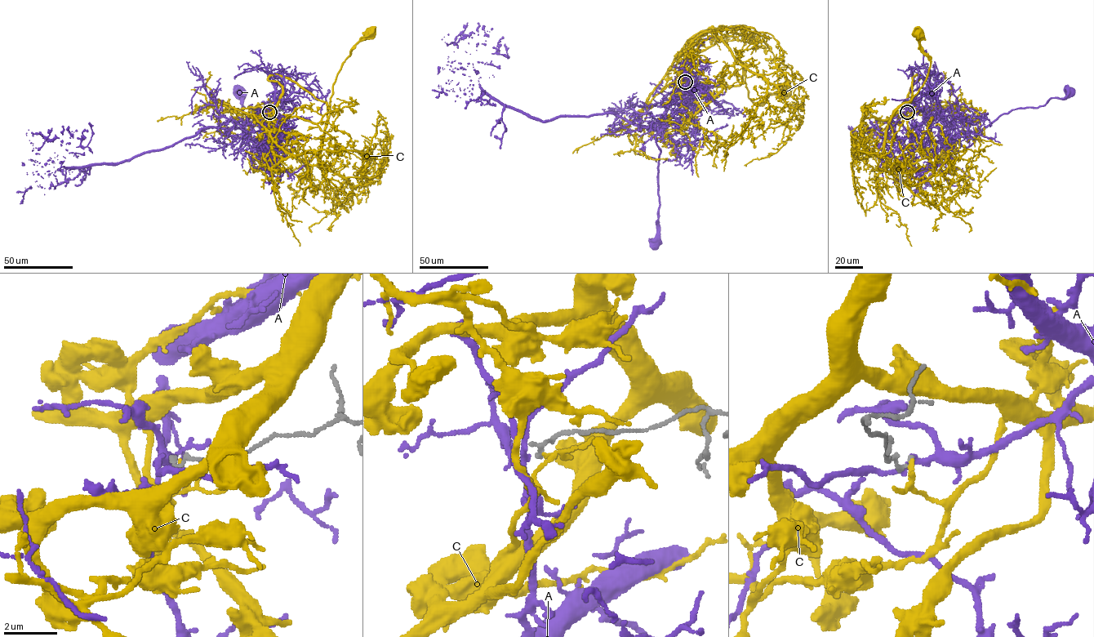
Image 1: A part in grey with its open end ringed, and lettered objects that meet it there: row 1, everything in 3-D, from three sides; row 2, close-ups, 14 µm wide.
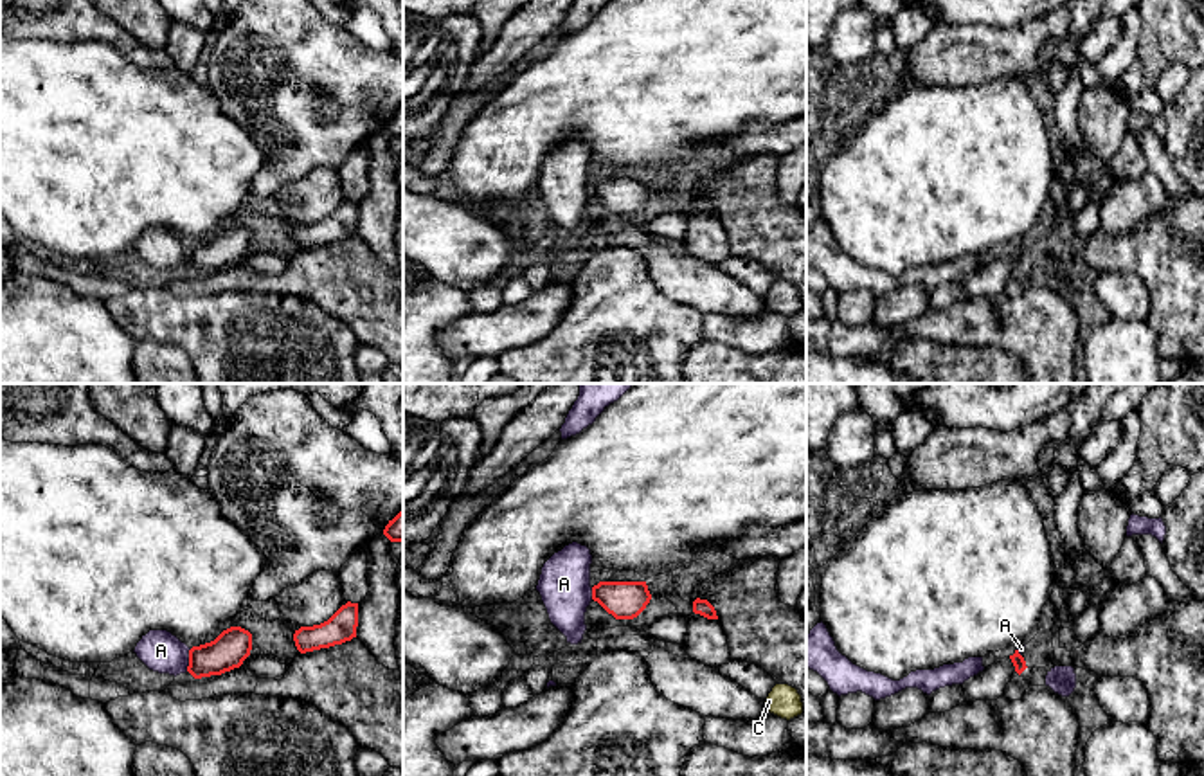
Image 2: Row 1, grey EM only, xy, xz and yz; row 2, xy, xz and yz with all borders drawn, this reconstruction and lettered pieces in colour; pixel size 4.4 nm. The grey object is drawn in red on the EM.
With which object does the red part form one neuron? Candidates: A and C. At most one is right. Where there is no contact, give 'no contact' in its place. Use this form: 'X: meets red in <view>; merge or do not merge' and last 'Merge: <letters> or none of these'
A: meets red in xy; do not merge
C: no contact; do not merge
Merge: none of these

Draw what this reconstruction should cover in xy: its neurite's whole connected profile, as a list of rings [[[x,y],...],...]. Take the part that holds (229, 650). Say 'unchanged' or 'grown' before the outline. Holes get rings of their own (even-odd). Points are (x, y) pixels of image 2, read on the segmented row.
unchanged; [[[241,627],[223,630],[214,641],[189,650],[187,672],[194,679],[221,675],[239,668],[250,655],[252,634]]]

